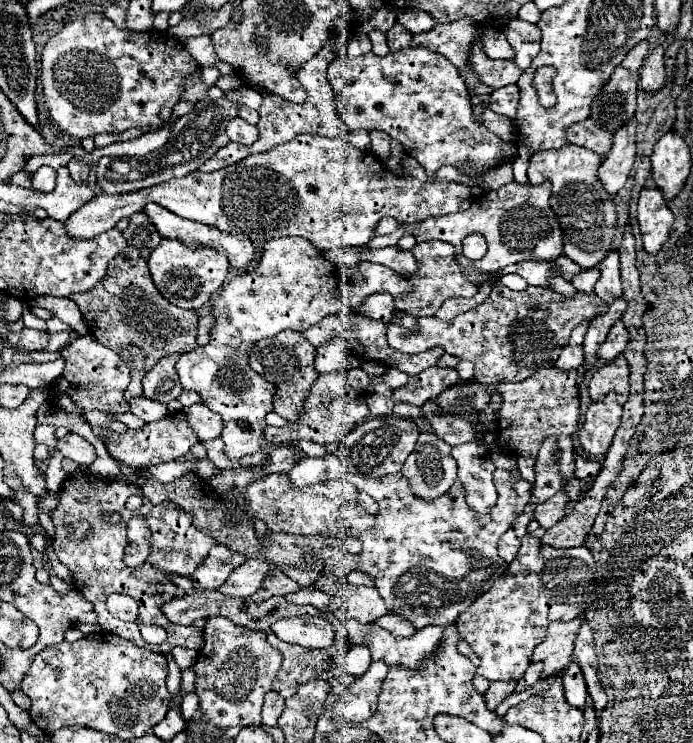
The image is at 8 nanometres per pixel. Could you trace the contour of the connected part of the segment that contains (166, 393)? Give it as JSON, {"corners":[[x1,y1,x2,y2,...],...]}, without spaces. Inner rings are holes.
{"corners":[[180,354,164,356,158,360,158,364,144,376,144,396,162,404,168,404,170,400,176,400,182,394,182,384,178,380,178,372,174,368]]}

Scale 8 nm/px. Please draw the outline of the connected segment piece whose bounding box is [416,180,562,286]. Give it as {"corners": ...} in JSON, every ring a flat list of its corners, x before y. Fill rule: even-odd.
{"corners":[[510,182,498,190,486,190,474,202,466,212,426,218,420,224,416,242,422,240,442,240,456,248,456,260,462,266,462,272,474,280,474,284,494,284,496,274,506,268,508,264,516,262,552,262,562,254,562,228,554,216,554,210,550,208,550,182,546,184,520,184],[470,232,480,232,488,242,488,254,482,260,470,262,462,256,460,246,462,238,466,238]]}

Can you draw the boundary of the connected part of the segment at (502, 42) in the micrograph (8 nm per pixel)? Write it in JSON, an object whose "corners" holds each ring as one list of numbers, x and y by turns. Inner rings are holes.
{"corners":[[494,28,482,32,482,48,490,58,508,58,508,60,514,58,514,50,508,44,506,36]]}

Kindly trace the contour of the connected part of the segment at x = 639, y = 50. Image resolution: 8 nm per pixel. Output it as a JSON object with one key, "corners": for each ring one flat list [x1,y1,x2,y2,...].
{"corners":[[644,40,642,44,638,44,634,50,630,50,626,54,626,58,622,60,622,68,626,68,628,72,638,72,642,68,642,62,644,62,646,54,648,54,648,42]]}

